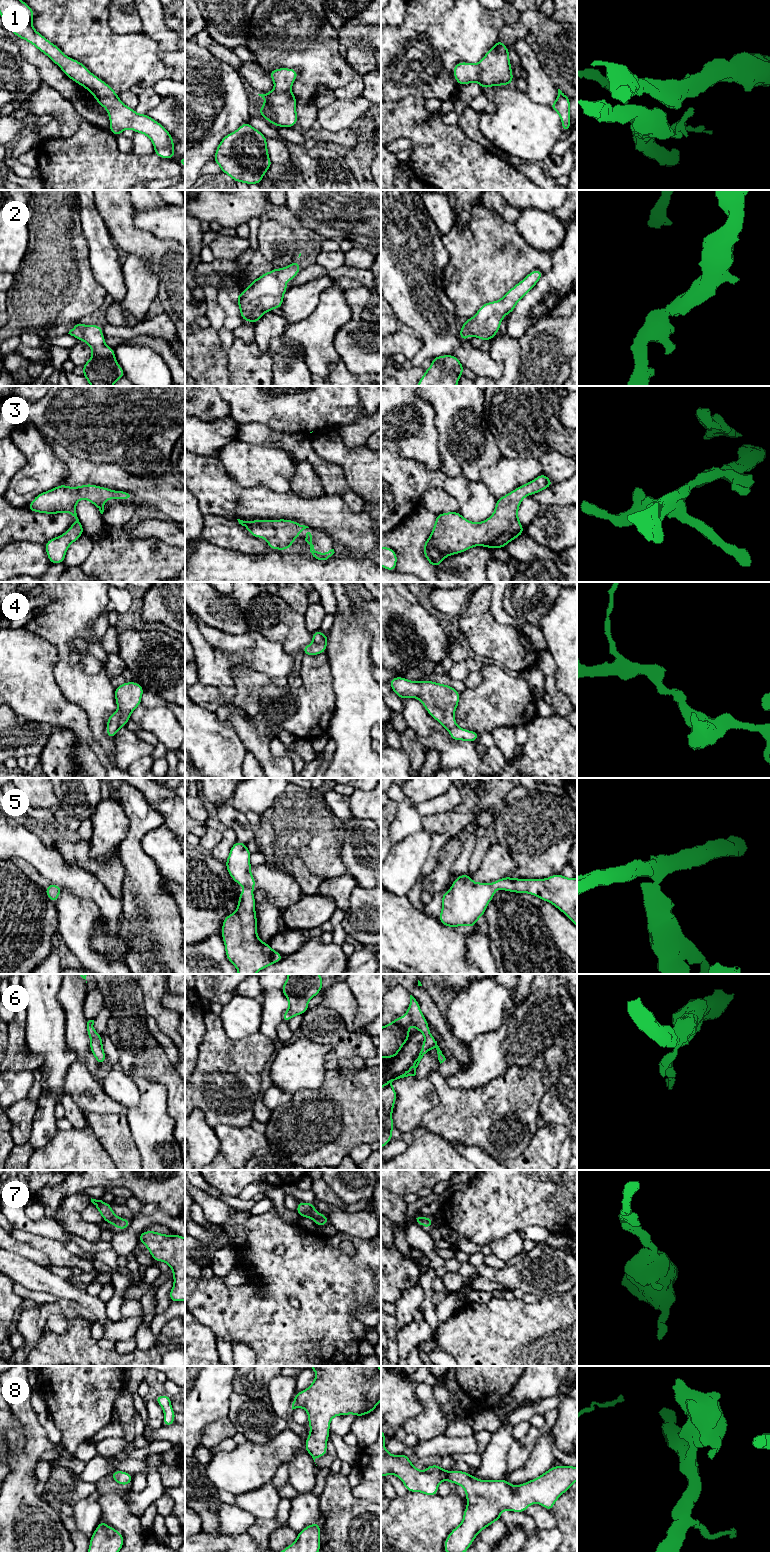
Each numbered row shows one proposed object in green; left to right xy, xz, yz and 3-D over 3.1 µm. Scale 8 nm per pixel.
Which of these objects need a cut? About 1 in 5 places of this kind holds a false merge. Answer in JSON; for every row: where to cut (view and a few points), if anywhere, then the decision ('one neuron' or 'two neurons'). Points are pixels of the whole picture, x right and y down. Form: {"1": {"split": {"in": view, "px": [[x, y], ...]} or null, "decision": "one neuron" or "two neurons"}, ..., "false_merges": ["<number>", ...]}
{"1": {"split": null, "decision": "one neuron"}, "2": {"split": null, "decision": "one neuron"}, "3": {"split": null, "decision": "one neuron"}, "4": {"split": null, "decision": "one neuron"}, "5": {"split": null, "decision": "one neuron"}, "6": {"split": null, "decision": "one neuron"}, "7": {"split": null, "decision": "one neuron"}, "8": {"split": null, "decision": "one neuron"}, "false_merges": []}

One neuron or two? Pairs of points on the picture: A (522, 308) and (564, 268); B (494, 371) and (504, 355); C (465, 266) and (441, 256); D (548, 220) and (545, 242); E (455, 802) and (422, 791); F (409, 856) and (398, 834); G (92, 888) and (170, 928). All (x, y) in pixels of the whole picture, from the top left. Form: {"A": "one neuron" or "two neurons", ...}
{"A": "one neuron", "B": "two neurons", "C": "two neurons", "D": "one neuron", "E": "two neurons", "F": "two neurons", "G": "two neurons"}

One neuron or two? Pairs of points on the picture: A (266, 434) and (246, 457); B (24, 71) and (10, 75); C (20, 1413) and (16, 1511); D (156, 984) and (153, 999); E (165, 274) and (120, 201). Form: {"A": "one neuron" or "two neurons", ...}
{"A": "two neurons", "B": "one neuron", "C": "one neuron", "D": "one neuron", "E": "one neuron"}

